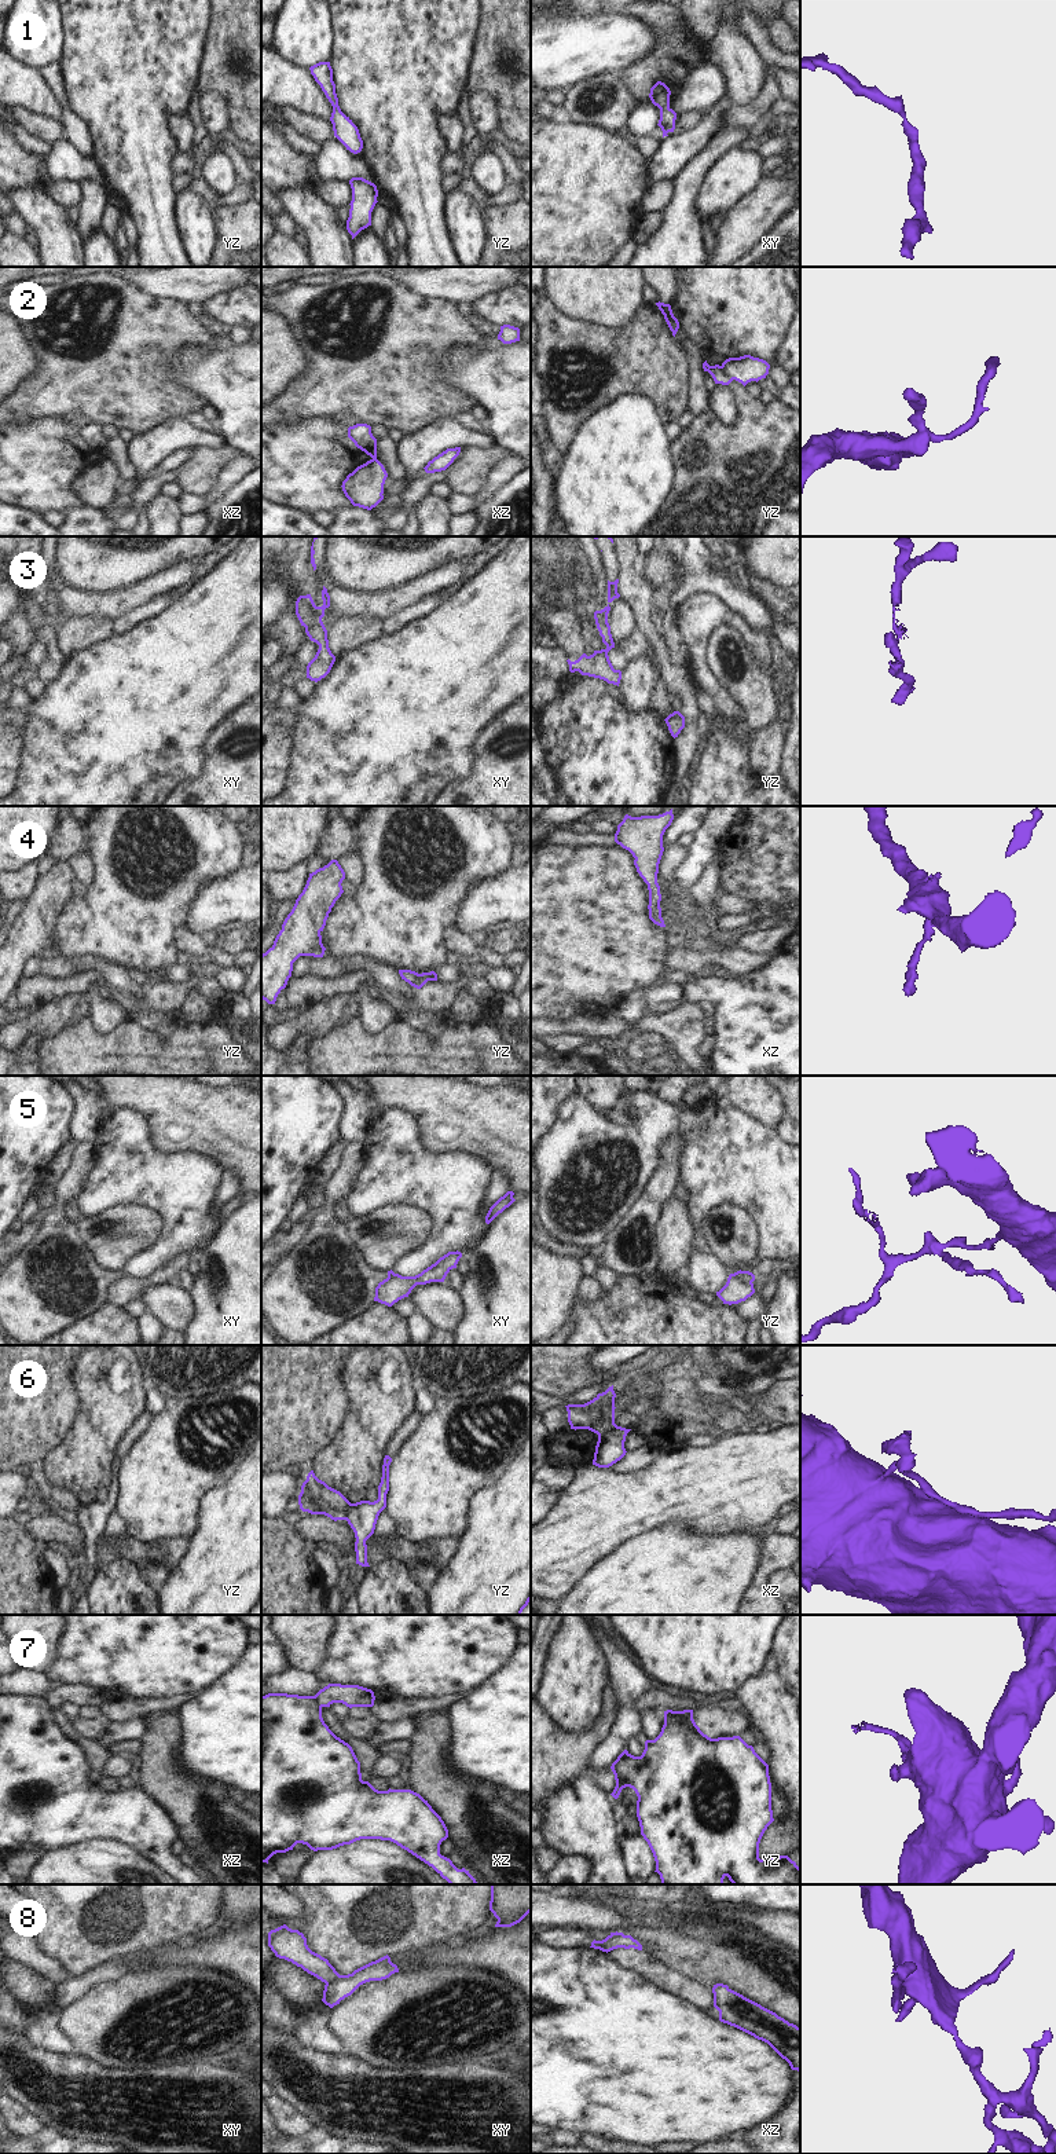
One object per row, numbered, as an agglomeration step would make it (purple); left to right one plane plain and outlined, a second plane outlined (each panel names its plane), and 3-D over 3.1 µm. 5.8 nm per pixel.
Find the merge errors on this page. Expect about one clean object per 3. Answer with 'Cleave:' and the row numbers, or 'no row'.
Cleave: 2, 3, 5, 6, 7, 8

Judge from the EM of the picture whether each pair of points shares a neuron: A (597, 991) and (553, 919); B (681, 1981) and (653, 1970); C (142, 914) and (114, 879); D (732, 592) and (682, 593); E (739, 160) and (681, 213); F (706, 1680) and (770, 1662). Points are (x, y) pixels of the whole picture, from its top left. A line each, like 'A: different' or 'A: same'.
A: same
B: same
C: same
D: same
E: different
F: different

